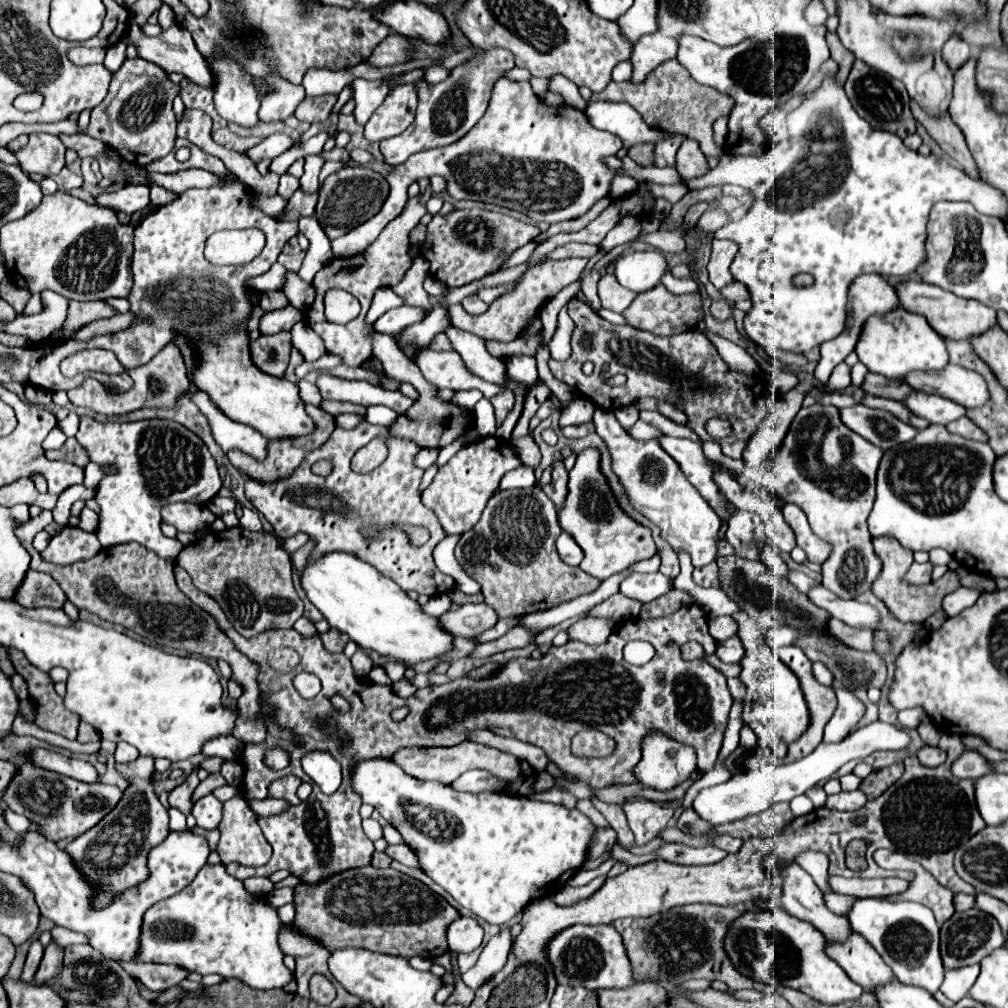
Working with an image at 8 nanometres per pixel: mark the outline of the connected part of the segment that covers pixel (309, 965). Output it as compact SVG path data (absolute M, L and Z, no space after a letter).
M285 926L279 934L279 946L285 954L291 954L297 960L297 994L309 998L309 978L313 974L323 974L331 980L331 972L327 968L329 950L325 950L319 942L297 934L291 926Z

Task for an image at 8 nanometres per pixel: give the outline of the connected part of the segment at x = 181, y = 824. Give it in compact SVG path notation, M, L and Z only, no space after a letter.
M169 808L169 816L171 816L171 830L183 832L183 830L187 828L187 824L185 824L185 814L181 814L181 810Z

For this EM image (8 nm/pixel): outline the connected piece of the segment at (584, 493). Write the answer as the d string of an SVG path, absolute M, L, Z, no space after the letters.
M585 448L577 456L577 462L569 472L569 490L565 496L565 506L559 510L557 518L561 530L571 534L571 538L585 554L579 568L599 580L605 580L632 565L629 564L629 548L630 561L636 562L652 557L657 553L657 548L651 538L651 530L641 526L621 510L599 464L601 452L597 448Z

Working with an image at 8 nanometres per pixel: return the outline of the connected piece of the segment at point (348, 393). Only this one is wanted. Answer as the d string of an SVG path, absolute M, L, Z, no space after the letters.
M321 374L317 378L317 388L325 400L339 400L339 402L351 402L361 406L389 406L397 414L403 414L411 408L413 400L403 396L401 392L391 392L381 386L369 384L369 382L357 382L357 380L343 380L333 374Z

